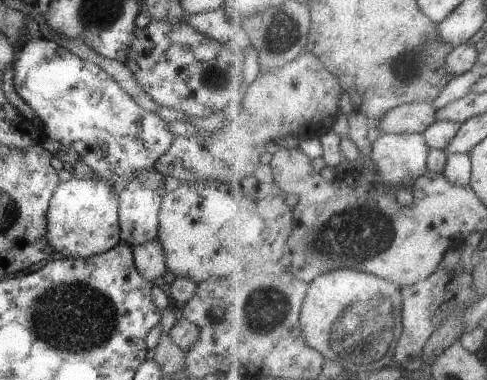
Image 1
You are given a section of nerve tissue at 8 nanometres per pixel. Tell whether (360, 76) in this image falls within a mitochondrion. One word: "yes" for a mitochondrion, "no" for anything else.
no

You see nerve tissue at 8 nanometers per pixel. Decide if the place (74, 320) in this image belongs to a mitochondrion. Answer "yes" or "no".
yes

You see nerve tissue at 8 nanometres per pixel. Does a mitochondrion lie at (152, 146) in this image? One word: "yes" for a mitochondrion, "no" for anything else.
no

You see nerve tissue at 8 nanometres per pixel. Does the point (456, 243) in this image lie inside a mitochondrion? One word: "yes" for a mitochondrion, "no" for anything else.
no

